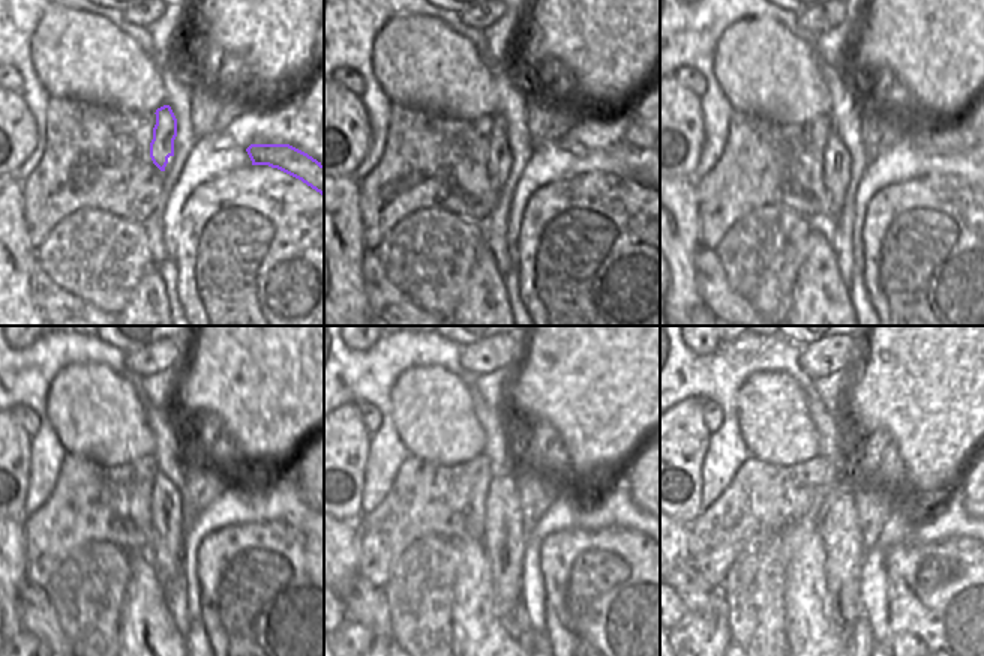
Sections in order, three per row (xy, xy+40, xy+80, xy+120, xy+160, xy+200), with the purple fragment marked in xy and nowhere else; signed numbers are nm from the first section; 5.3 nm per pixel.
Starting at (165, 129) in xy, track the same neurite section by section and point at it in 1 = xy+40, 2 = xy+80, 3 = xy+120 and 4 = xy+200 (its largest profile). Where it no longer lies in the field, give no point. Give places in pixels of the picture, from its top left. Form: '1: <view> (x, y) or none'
1: xy+40 (498, 147)
2: xy+80 (834, 147)
3: xy+120 (161, 485)
4: xy+200 (830, 502)

